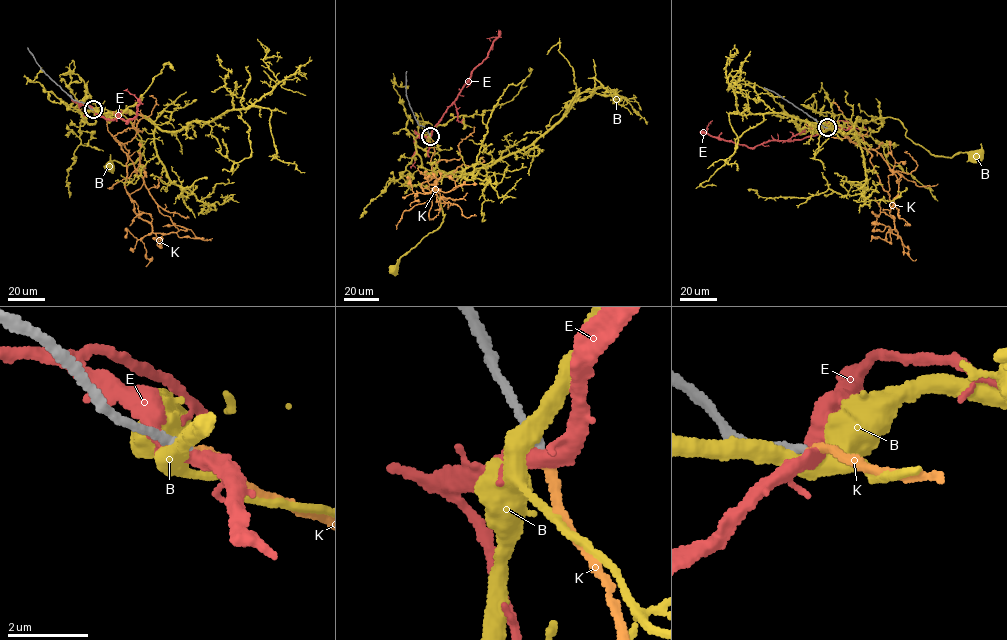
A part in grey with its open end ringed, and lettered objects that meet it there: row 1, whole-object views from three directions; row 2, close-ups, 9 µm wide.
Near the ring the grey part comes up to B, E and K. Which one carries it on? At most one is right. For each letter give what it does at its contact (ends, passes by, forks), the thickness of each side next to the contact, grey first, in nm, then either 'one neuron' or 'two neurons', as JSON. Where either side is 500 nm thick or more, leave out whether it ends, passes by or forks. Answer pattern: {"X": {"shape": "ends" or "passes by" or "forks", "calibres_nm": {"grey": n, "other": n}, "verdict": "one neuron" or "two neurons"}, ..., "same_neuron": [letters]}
{"B": {"shape": "passes by", "calibres_nm": {"grey": 260, "other": 460}, "verdict": "two neurons"}, "E": {"shape": "forks", "calibres_nm": {"grey": 240, "other": 320}, "verdict": "two neurons"}, "K": {"shape": "ends", "calibres_nm": {"grey": 240, "other": 180}, "verdict": "one neuron"}, "same_neuron": ["K"]}

